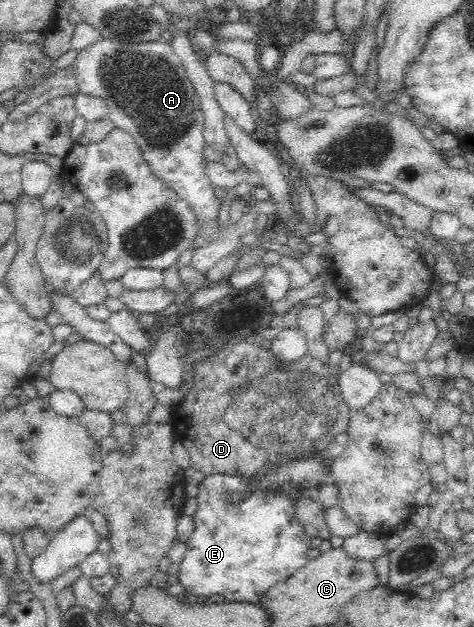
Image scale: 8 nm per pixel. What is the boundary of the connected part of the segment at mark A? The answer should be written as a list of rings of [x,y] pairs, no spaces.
[[[101,38],[96,44],[79,51],[72,66],[78,92],[106,101],[109,107],[107,117],[111,119],[115,127],[128,132],[133,137],[150,171],[191,207],[193,214],[200,222],[199,234],[193,237],[191,247],[199,249],[219,240],[222,234],[217,227],[220,200],[215,195],[214,184],[203,169],[205,168],[203,147],[206,146],[206,142],[202,102],[182,60],[175,54],[168,40],[133,44]]]

